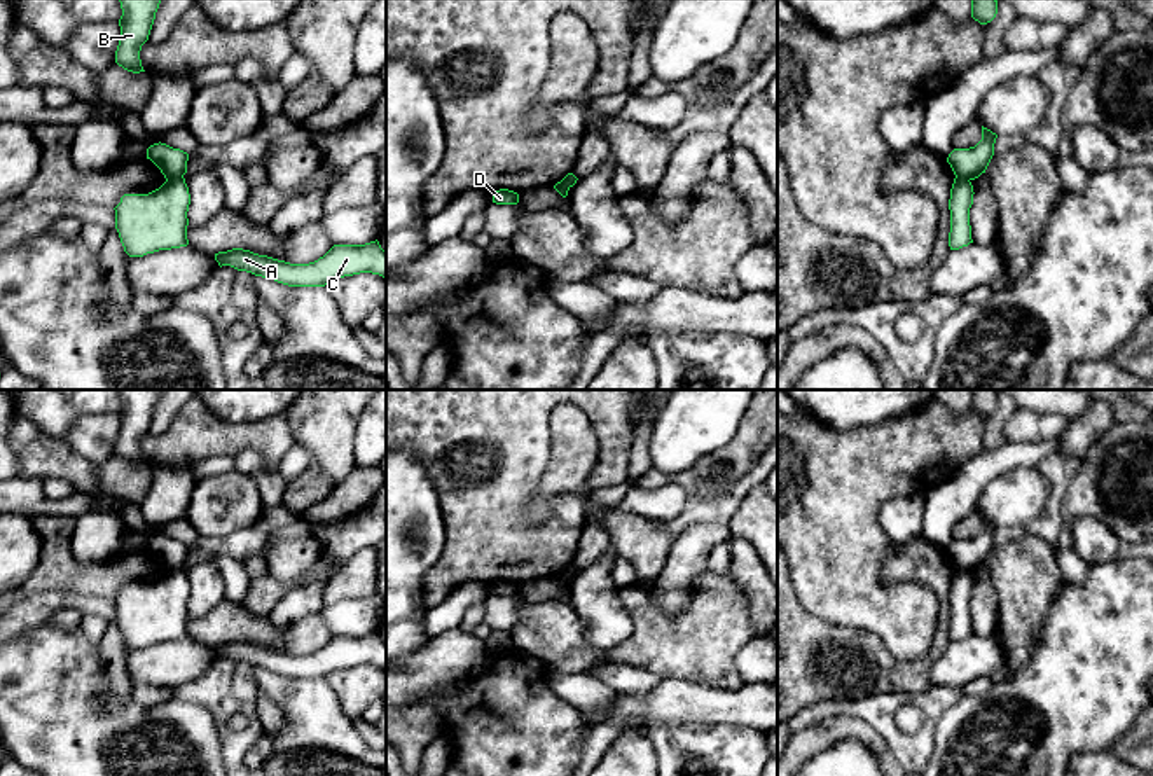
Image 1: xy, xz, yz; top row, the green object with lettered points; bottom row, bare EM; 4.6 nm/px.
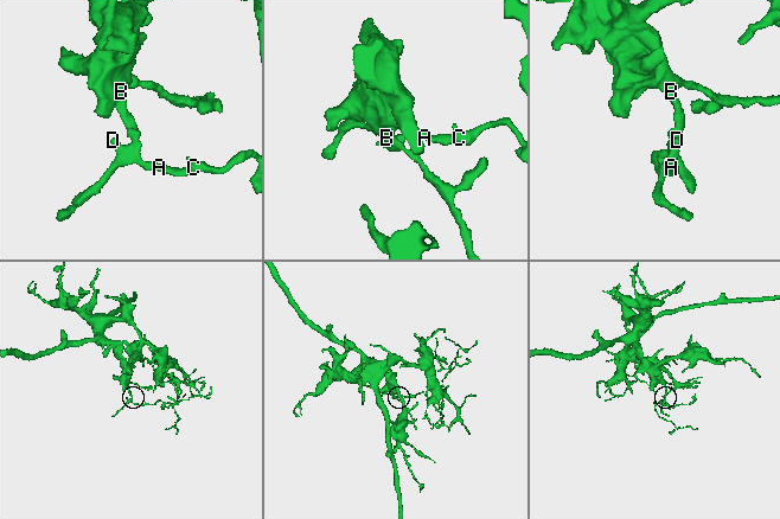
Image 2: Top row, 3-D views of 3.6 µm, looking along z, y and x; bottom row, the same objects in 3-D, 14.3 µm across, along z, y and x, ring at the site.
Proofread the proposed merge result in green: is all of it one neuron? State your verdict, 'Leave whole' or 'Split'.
Split

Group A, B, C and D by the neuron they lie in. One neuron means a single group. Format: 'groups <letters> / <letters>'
groups A C D / B

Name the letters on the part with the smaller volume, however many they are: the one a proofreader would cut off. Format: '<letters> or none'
A, C, D

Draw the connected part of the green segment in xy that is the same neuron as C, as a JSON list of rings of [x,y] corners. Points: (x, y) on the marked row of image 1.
[[[379,241],[365,245],[334,245],[309,264],[290,264],[250,250],[232,248],[215,253],[218,266],[231,266],[288,287],[325,287],[328,281],[372,273],[386,278],[386,252]]]

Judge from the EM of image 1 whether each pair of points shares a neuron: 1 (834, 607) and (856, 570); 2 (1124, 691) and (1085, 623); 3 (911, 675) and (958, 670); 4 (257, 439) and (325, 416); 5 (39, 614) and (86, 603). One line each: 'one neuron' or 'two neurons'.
1: one neuron
2: one neuron
3: two neurons
4: two neurons
5: one neuron

